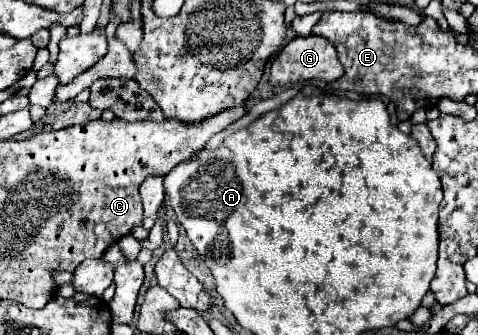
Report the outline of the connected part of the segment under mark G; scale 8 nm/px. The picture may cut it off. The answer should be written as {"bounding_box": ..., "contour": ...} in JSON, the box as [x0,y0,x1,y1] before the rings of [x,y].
{"bounding_box":[270,35,344,85],"contour":[[[308,35],[308,37],[294,37],[272,61],[270,67],[270,83],[272,85],[294,85],[294,83],[304,83],[308,79],[322,79],[322,81],[336,81],[344,75],[342,63],[336,57],[334,45],[320,37],[320,35]]]}

